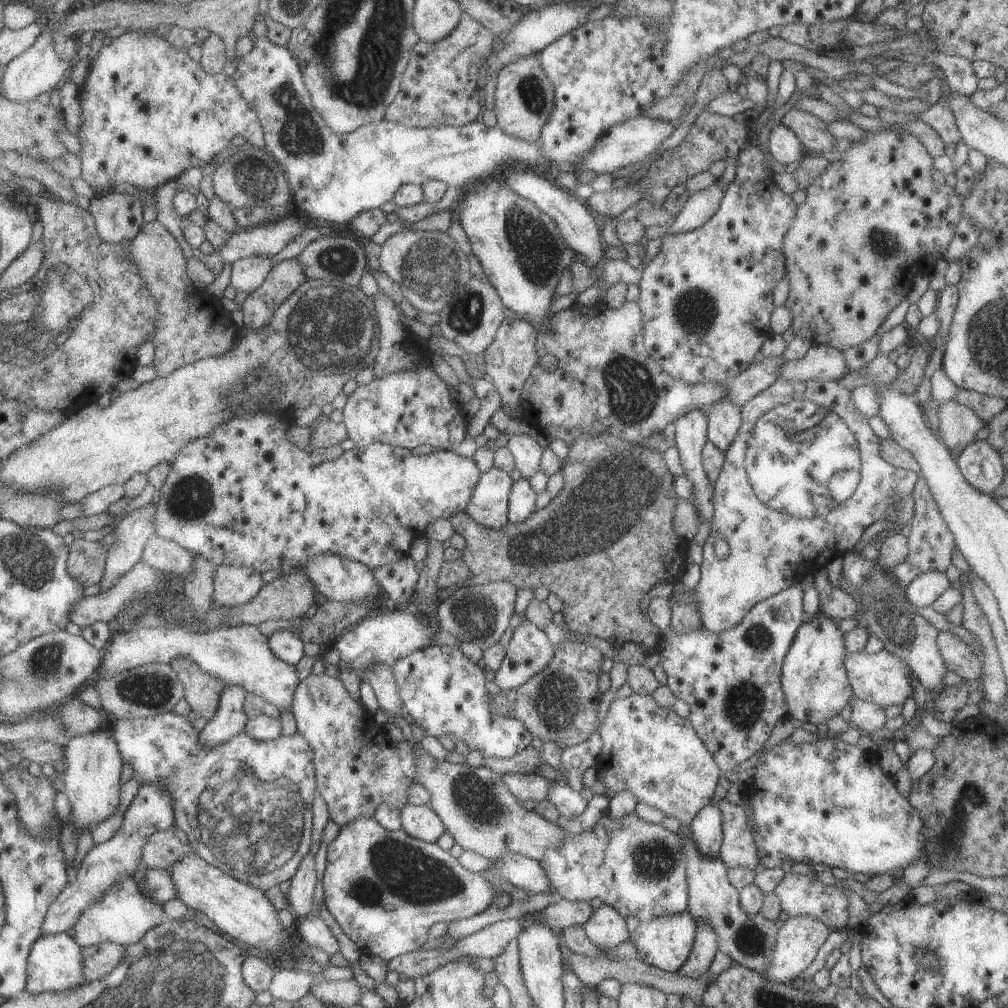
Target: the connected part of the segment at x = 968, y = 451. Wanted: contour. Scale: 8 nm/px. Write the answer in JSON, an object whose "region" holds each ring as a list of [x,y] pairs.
{"region":[[[985,440],[965,446],[958,454],[956,464],[969,486],[984,495],[993,493],[1004,480],[1001,458]]]}

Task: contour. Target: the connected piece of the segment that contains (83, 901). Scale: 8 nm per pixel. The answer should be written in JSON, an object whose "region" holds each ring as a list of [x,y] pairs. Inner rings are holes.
{"region":[[[140,784],[137,794],[131,804],[124,812],[121,827],[107,842],[94,844],[93,848],[85,854],[79,870],[73,882],[69,882],[45,912],[45,918],[41,922],[40,936],[63,933],[69,930],[75,922],[77,916],[81,915],[81,910],[93,900],[101,900],[101,892],[105,892],[111,884],[121,880],[121,876],[132,876],[142,862],[142,852],[147,838],[153,832],[167,830],[173,826],[173,806],[171,806],[171,796],[165,792],[161,784]]]}

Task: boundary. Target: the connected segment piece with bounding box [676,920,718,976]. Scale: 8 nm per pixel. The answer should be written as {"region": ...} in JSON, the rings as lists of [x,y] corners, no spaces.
{"region":[[[695,921],[695,937],[690,954],[676,974],[695,976],[695,974],[708,973],[709,966],[717,951],[717,936],[715,936],[713,928],[705,922]]]}

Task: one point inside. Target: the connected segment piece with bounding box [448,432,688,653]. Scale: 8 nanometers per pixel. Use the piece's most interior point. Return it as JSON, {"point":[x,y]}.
{"point":[569,547]}

